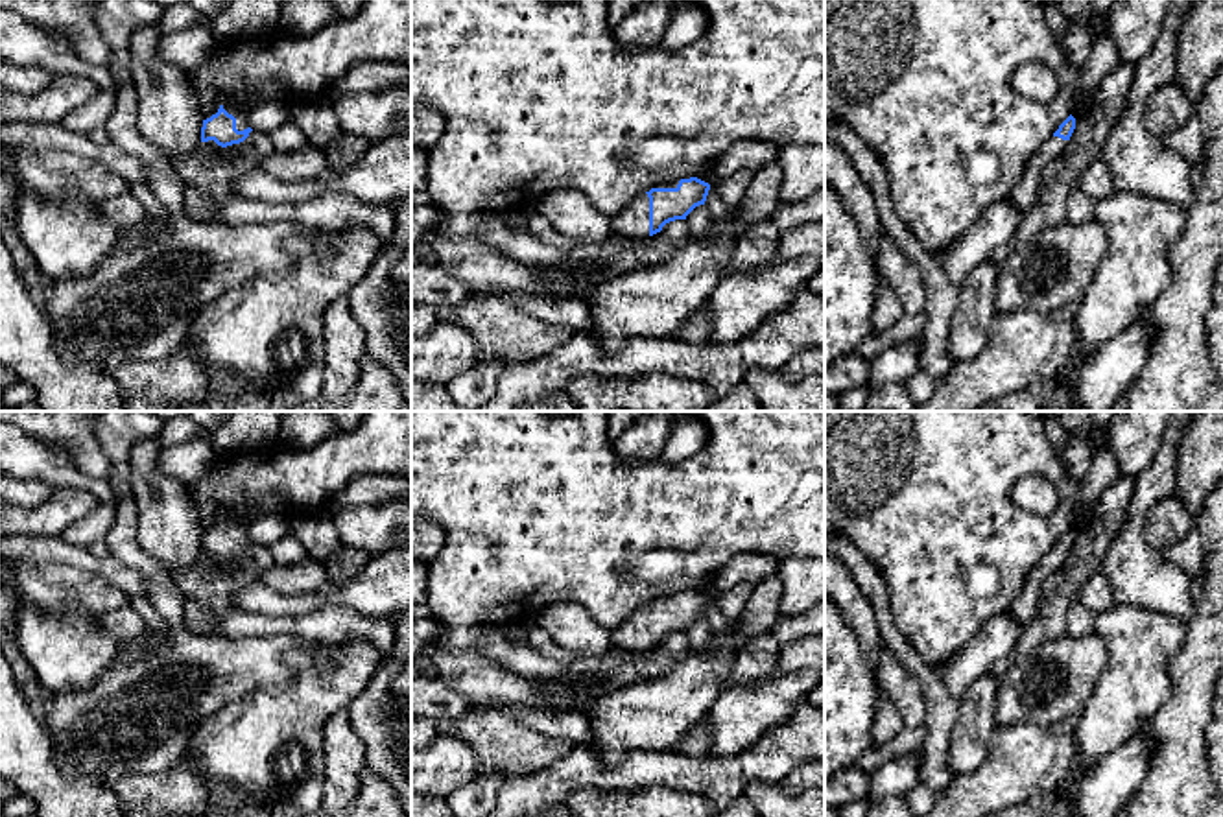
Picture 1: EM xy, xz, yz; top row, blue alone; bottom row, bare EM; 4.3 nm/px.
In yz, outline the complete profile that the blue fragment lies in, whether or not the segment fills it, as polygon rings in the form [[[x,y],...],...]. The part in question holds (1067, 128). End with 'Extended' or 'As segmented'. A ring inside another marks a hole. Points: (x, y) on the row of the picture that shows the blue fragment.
[[[1044,0],[1044,4],[1057,6],[1070,22],[1083,22],[1090,28],[1092,52],[1081,66],[1081,83],[1074,94],[1072,114],[1029,159],[1024,175],[1009,194],[1009,201],[1018,212],[1026,212],[1035,203],[1044,170],[1064,151],[1074,129],[1081,125],[1079,111],[1094,101],[1101,81],[1120,65],[1118,48],[1107,22],[1114,2],[1116,0]]]. Extended

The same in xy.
[[[225,100],[220,103],[218,112],[203,120],[201,142],[221,148],[243,142],[253,131],[245,114],[232,109]]]. Extended

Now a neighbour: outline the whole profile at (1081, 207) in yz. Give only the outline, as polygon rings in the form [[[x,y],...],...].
[[[1079,186],[1070,192],[1070,207],[1066,212],[1066,221],[1072,225],[1085,225],[1096,219],[1094,216],[1096,201],[1088,197]]]

